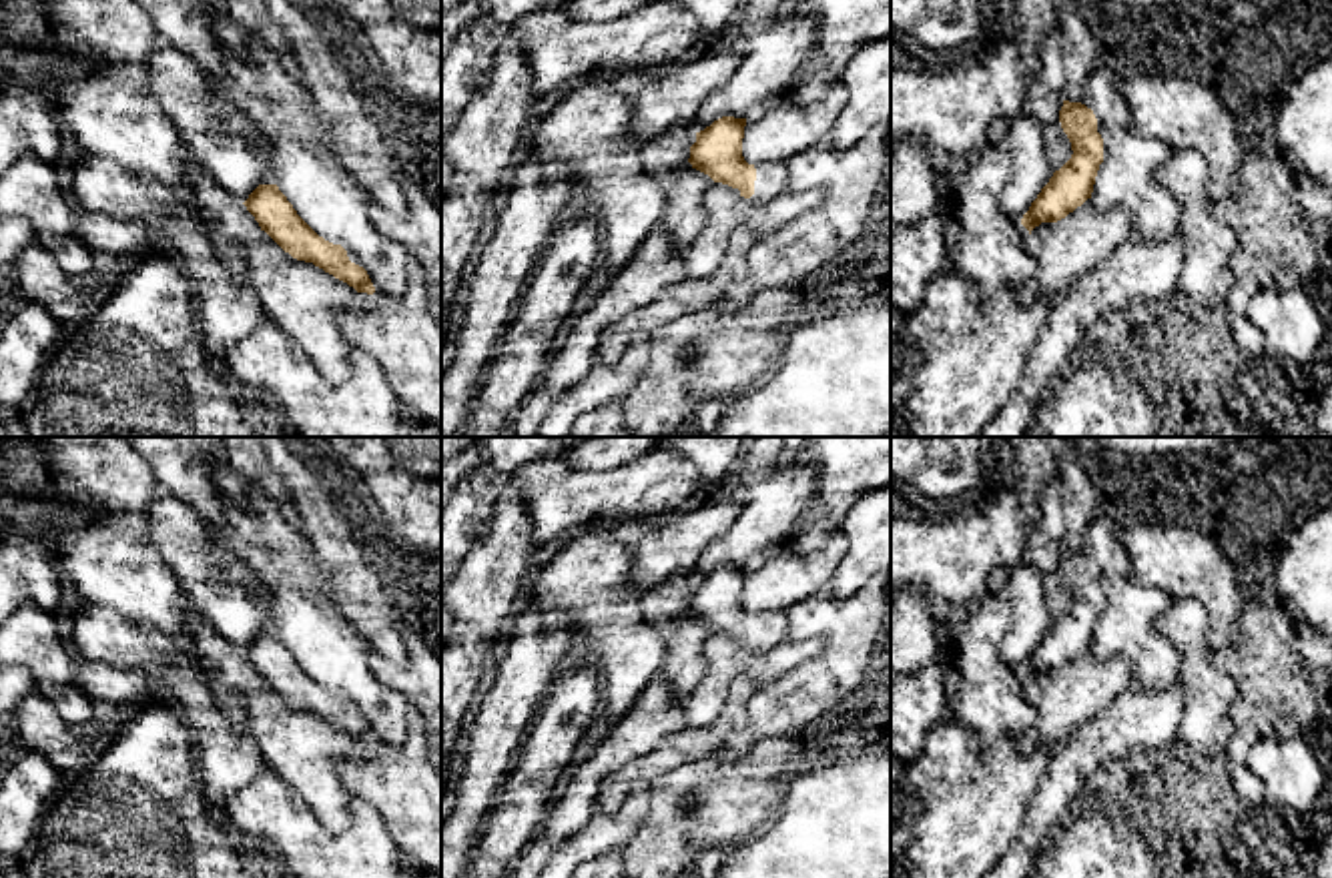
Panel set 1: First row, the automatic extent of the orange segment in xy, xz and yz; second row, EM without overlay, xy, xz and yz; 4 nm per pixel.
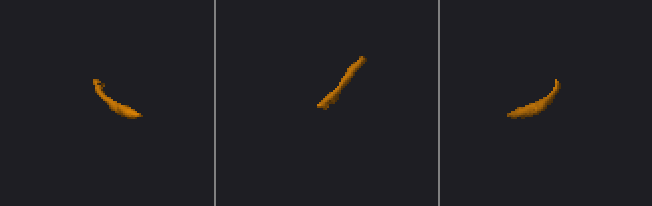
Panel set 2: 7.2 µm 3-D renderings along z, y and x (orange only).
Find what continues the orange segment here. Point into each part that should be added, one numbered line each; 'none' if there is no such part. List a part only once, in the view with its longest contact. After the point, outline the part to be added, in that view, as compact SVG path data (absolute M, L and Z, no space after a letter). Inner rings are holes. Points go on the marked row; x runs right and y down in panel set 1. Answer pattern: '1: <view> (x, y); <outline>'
1: yz (1100, 93); M1095 66L1081 90L1081 104L1093 110L1097 132L1105 126L1131 126L1131 110L1117 90L1119 76L1103 66Z

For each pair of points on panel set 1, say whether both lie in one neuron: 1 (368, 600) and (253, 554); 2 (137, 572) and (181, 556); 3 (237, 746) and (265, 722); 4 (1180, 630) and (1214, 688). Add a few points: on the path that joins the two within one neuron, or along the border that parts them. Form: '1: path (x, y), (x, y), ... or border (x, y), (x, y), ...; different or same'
1: border (305, 538), (313, 552), (321, 586), (350, 622); different
2: border (145, 534), (189, 602); different
3: border (247, 730), (269, 768); different
4: path (1190, 644), (1200, 674); same

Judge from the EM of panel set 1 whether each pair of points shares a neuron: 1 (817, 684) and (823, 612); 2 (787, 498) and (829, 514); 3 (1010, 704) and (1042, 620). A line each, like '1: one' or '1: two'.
1: one
2: two
3: two

